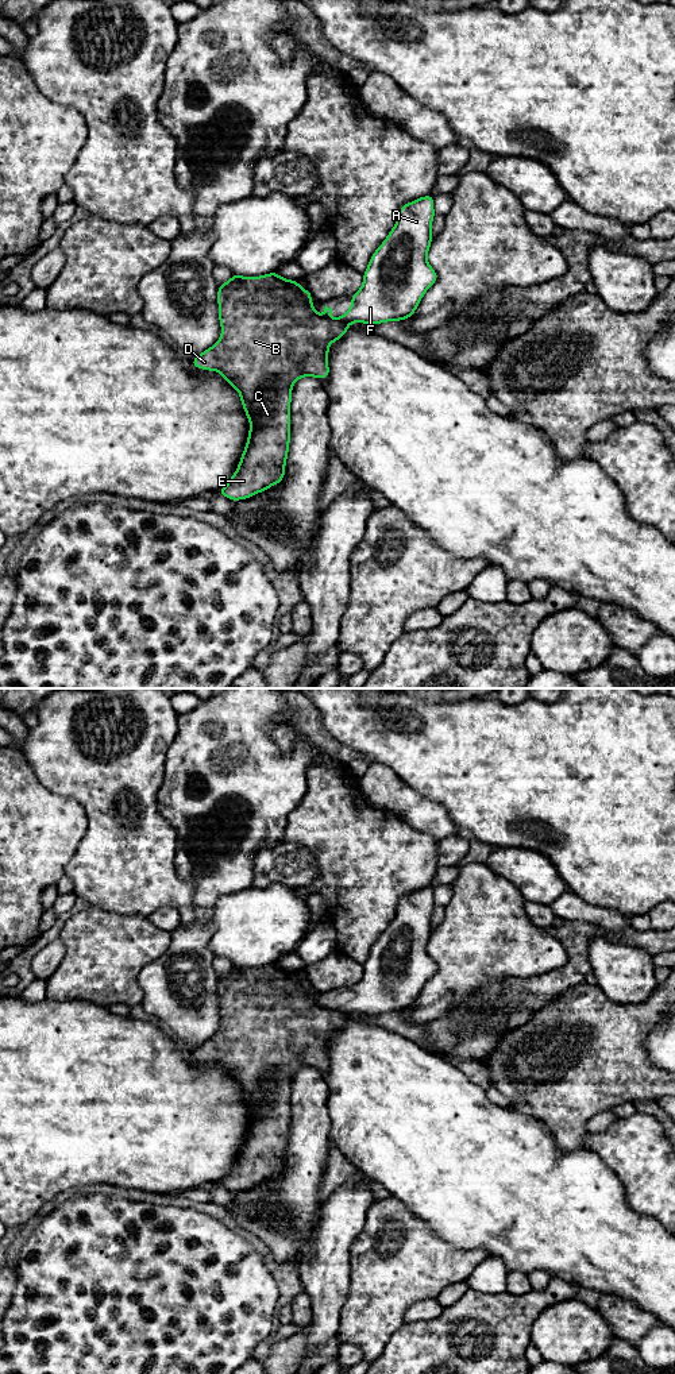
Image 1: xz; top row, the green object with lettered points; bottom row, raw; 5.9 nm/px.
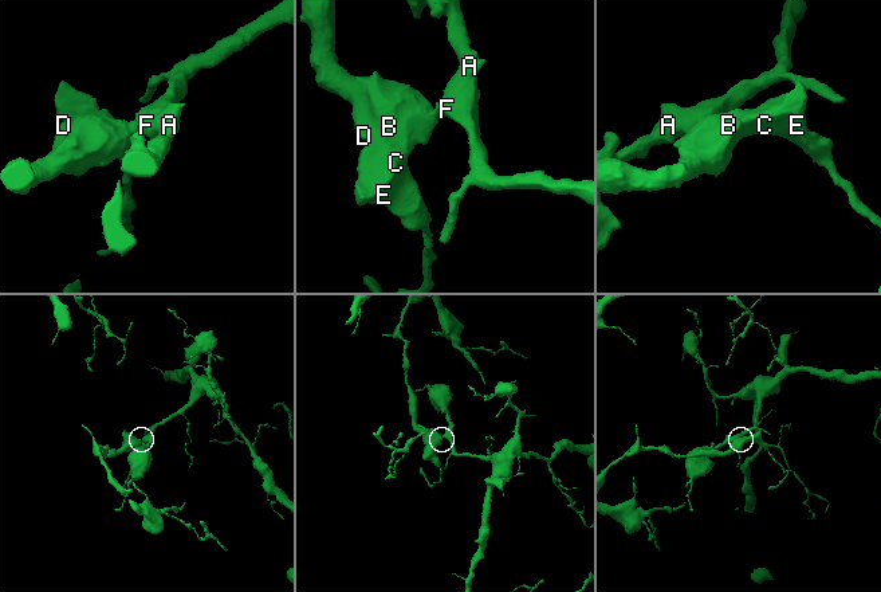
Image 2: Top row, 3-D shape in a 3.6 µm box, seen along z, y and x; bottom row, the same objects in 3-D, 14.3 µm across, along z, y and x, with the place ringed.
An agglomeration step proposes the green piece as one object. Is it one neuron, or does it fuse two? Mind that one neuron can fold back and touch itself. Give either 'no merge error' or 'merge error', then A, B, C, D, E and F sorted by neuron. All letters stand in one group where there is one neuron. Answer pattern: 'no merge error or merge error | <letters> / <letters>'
merge error | A F / B C D E

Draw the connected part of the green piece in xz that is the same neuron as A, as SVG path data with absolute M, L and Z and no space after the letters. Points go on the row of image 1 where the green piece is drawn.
M432 193L401 207L396 225L375 250L363 273L362 287L351 296L351 308L339 320L348 324L381 324L401 321L414 313L425 292L437 281L437 273L427 262L435 215Z

